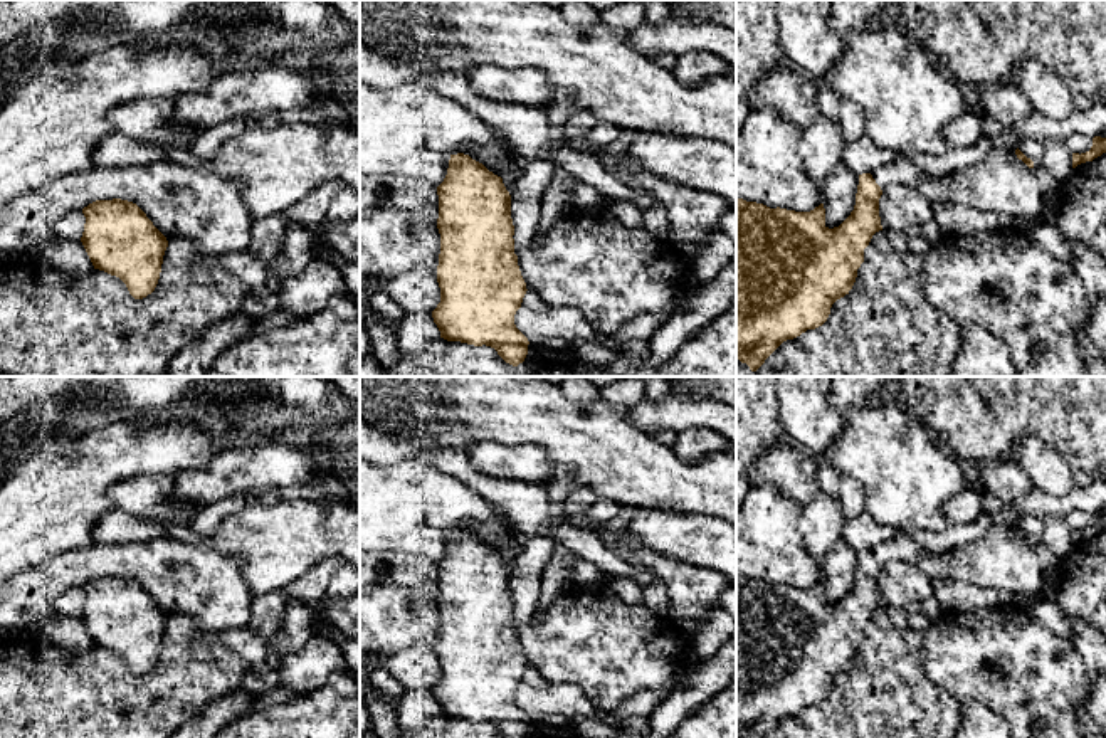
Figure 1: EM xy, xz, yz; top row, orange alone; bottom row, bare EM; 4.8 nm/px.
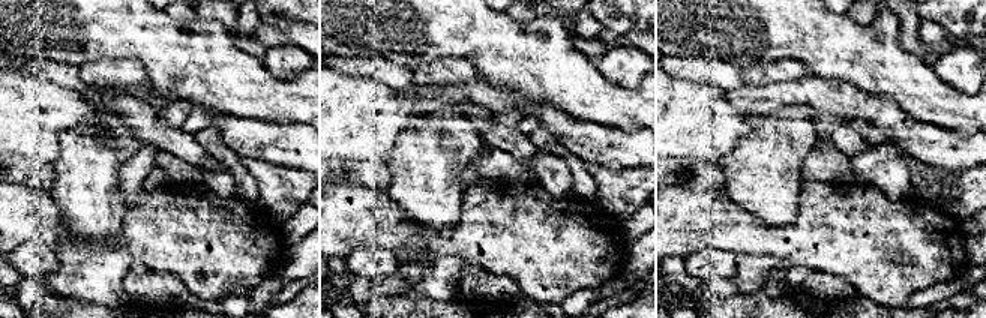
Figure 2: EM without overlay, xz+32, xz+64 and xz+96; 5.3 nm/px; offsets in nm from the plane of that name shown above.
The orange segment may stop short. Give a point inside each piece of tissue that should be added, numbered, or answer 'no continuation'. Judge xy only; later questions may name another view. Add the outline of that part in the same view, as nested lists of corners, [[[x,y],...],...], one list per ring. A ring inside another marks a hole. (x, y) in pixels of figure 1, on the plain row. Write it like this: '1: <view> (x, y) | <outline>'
no continuation

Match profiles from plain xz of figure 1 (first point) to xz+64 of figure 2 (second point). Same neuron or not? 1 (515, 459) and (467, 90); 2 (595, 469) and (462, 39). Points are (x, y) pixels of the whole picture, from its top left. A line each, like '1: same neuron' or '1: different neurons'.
1: different neurons
2: same neuron

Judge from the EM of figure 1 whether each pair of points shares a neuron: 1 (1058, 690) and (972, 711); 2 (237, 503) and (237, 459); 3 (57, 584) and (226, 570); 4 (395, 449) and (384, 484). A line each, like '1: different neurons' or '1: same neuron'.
1: different neurons
2: different neurons
3: same neuron
4: different neurons

